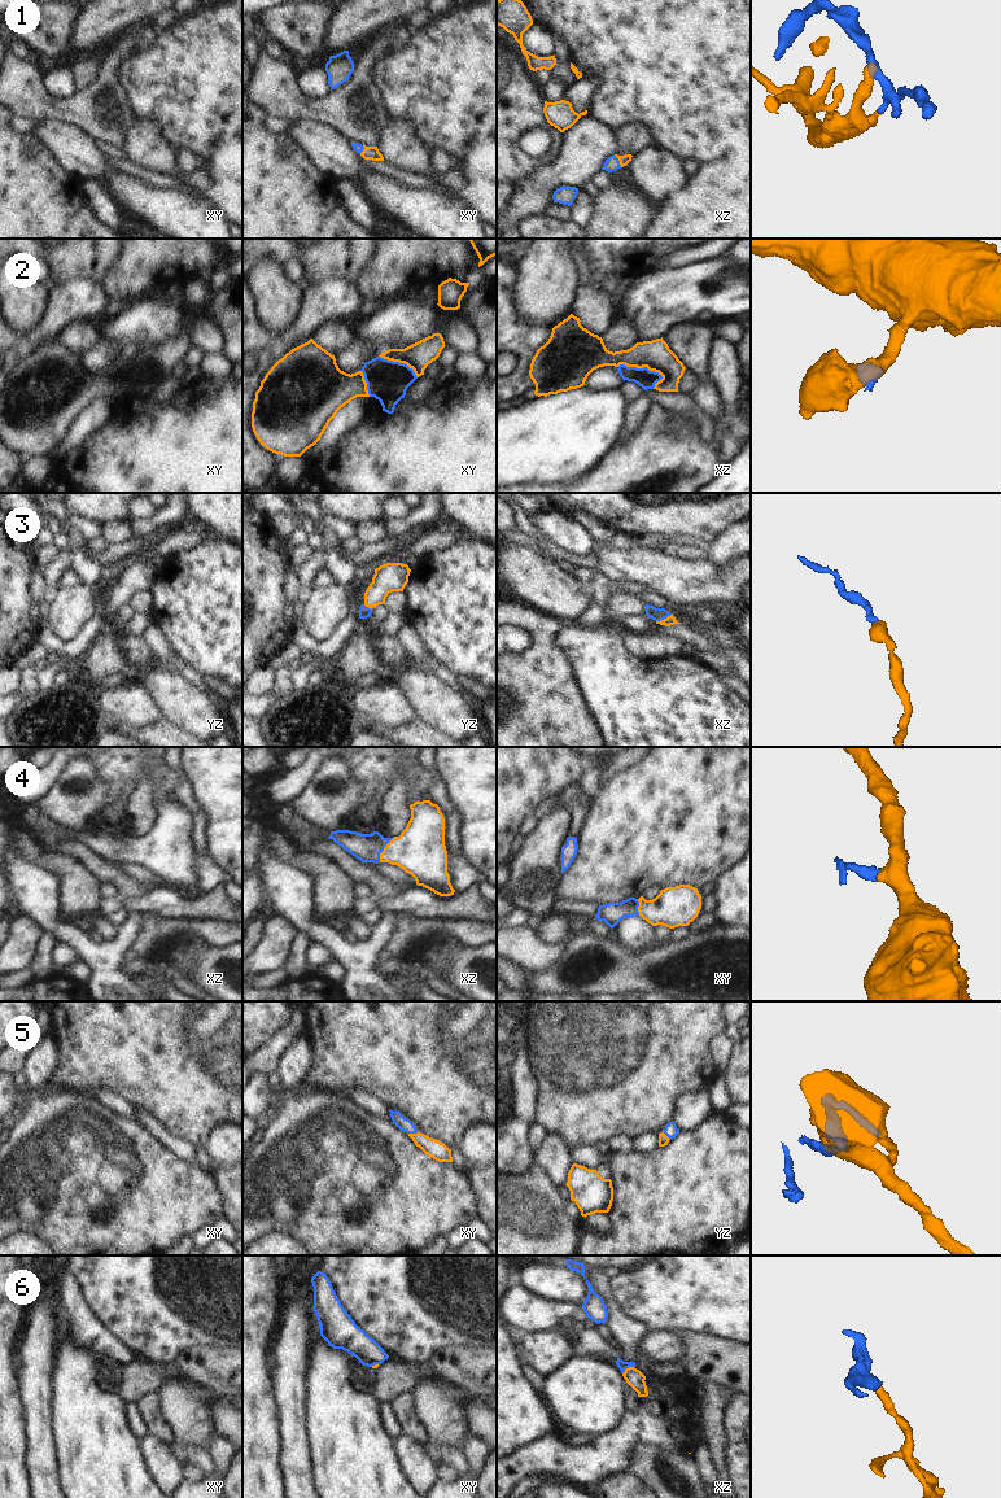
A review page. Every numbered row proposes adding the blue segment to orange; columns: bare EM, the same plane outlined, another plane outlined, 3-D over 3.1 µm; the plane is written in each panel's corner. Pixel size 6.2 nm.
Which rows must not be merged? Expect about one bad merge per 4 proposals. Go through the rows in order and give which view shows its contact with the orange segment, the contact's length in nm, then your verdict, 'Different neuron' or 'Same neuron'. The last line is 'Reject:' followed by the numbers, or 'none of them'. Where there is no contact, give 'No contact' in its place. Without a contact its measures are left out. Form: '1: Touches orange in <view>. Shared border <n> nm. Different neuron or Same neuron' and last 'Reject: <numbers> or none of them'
1: Touches orange in xz. Shared border 90 nm. Same neuron
2: Touches orange in xz. Shared border 300 nm. Same neuron
3: Touches orange in xz. Shared border 110 nm. Same neuron
4: Touches orange in xz. Shared border 180 nm. Same neuron
5: Touches orange in xy. Shared border 60 nm. Same neuron
6: Touches orange in xz. Shared border 90 nm. Different neuron
Reject: 6.

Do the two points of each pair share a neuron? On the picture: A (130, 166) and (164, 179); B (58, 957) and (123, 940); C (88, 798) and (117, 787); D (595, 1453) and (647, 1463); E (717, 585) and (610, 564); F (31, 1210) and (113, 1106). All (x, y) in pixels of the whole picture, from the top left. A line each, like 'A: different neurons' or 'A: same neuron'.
A: same neuron
B: different neurons
C: different neurons
D: different neurons
E: same neuron
F: different neurons

